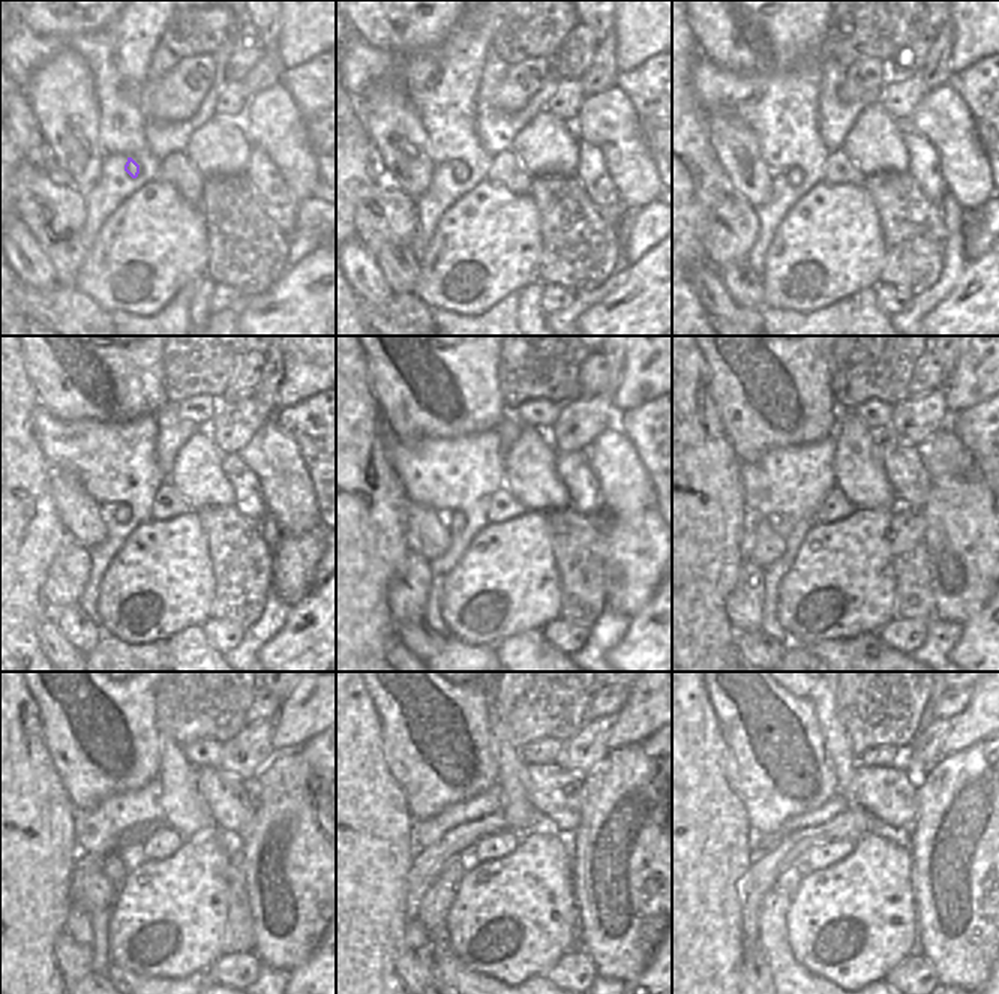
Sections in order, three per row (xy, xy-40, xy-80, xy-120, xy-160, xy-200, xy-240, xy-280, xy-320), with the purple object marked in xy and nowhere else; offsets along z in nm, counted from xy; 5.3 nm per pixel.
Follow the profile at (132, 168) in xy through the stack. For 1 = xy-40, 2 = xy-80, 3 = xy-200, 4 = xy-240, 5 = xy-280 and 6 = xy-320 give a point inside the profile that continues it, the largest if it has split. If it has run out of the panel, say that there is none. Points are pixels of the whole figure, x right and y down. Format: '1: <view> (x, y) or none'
1: xy-40 (461, 170)
2: xy-80 (794, 174)
3: xy-200 (783, 526)
4: xy-240 (114, 868)
5: xy-280 (452, 873)
6: xy-320 (789, 879)

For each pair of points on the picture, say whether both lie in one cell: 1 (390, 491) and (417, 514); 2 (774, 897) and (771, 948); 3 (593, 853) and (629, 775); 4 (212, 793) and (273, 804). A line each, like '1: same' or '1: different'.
1: different
2: same
3: same
4: different

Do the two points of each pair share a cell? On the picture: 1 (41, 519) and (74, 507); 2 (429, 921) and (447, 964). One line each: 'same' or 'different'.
1: different
2: same

